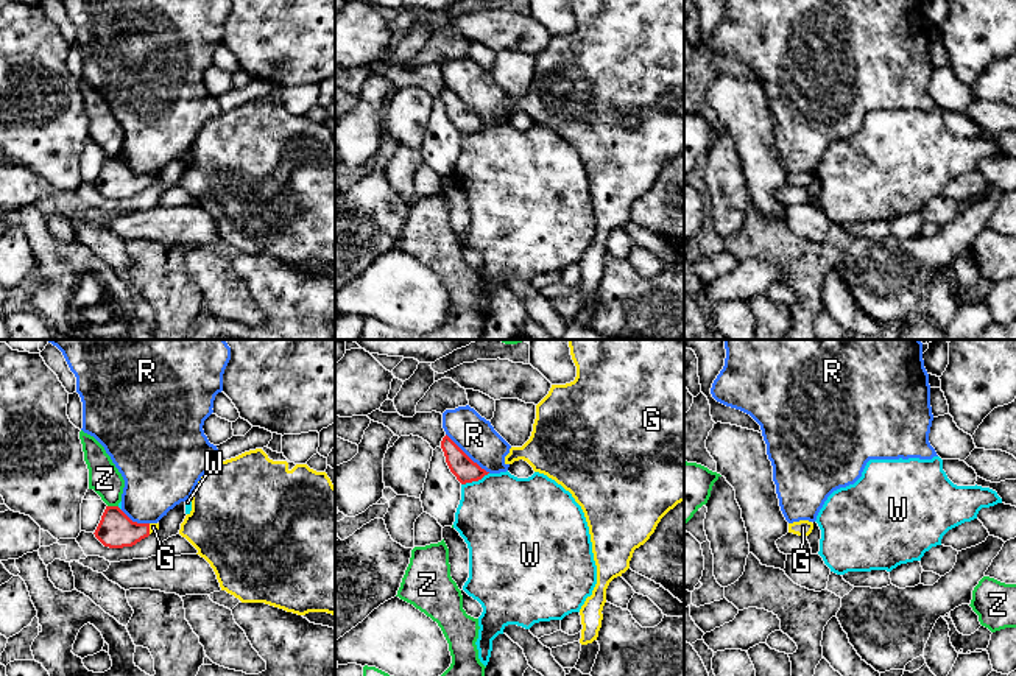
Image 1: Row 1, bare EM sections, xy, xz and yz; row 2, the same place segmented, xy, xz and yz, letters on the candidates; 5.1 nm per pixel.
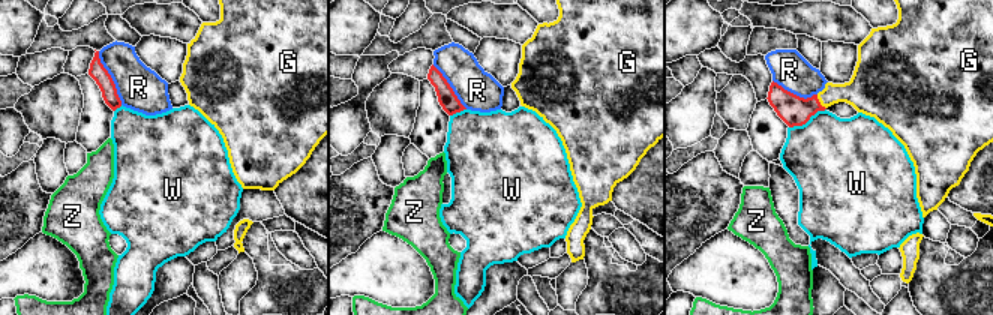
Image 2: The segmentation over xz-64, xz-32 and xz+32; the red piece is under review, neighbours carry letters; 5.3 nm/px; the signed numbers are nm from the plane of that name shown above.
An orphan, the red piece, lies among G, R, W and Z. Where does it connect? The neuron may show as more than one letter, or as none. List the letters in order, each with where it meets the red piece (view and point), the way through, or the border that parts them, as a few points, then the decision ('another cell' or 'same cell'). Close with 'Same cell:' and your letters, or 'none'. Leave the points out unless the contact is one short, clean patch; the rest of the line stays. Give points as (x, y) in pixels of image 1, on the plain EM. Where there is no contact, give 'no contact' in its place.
G: meets red in xy at (148, 179); runs through xy (116, 181), (148, 179), (153, 178); same cell
R: meets red in xz at (466, 106); another cell
W: meets red in xz at (474, 131); border along xz (488, 123), (477, 131), (462, 136); another cell
Z: meets red in xy at (112, 158); another cell
Same cell: G

